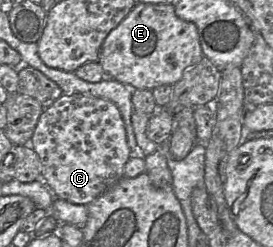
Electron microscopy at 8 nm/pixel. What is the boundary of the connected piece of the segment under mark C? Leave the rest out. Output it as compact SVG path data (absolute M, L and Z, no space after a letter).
M83 94L62 95L41 114L30 146L42 164L42 178L55 197L88 205L124 177L125 165L132 156L122 114L111 101Z

